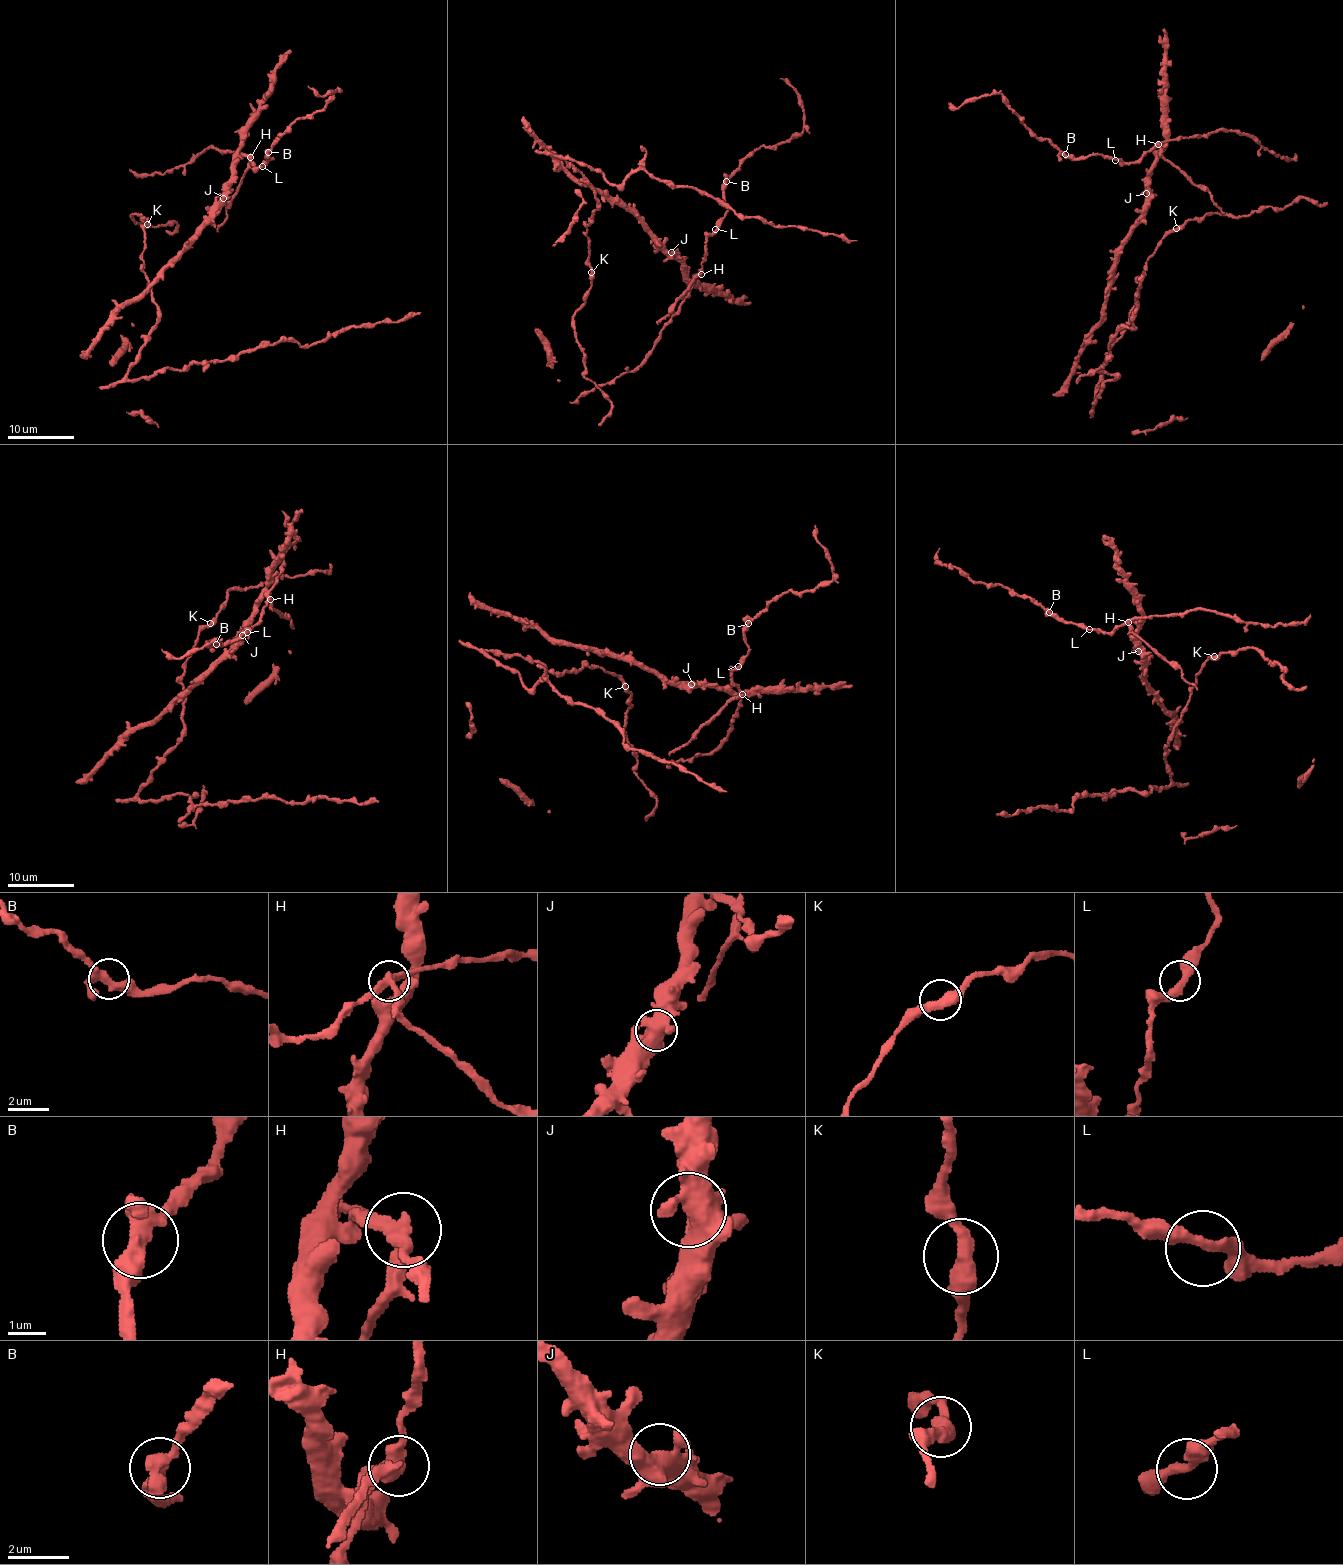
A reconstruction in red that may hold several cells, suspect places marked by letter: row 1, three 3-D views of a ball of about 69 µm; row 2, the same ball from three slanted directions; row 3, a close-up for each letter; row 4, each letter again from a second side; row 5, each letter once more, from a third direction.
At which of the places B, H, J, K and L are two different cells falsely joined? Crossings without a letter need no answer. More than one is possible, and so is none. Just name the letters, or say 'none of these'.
H

